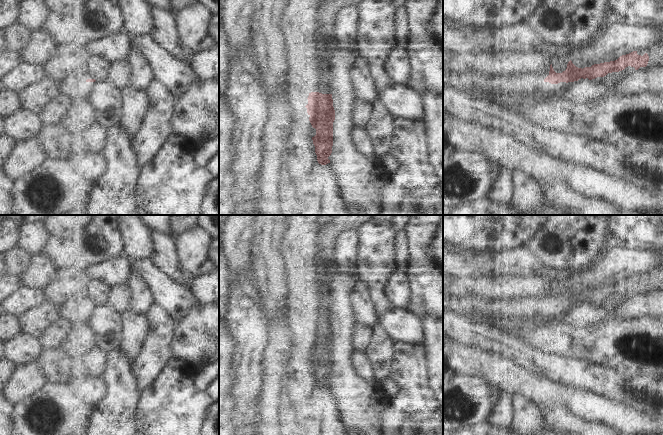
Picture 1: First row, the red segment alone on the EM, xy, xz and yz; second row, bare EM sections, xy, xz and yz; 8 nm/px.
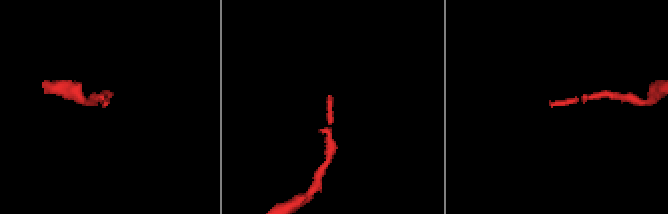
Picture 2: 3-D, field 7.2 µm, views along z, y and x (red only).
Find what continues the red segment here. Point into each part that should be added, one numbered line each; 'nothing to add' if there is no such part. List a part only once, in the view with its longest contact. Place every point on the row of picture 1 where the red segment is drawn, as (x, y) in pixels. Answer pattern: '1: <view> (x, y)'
1: xz (317, 47)

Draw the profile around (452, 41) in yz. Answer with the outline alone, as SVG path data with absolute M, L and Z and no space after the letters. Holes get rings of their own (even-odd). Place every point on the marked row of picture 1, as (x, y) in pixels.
M523 20L513 26L497 30L469 28L465 36L452 29L443 32L443 49L453 52L467 50L477 54L537 52L544 43L546 42L541 27L534 26L530 20Z

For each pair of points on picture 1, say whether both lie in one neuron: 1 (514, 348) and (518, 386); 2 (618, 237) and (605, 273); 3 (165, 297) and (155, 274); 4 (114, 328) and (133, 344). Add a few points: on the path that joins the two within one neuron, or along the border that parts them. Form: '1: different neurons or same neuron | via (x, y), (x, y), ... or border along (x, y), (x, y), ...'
1: different neurons | border along (495, 353), (500, 353), (528, 370), (538, 373)
2: different neurons | border along (608, 246), (638, 250)
3: same neuron | via (165, 291), (164, 287), (157, 280)
4: different neurons | border along (124, 314), (123, 341), (119, 348)

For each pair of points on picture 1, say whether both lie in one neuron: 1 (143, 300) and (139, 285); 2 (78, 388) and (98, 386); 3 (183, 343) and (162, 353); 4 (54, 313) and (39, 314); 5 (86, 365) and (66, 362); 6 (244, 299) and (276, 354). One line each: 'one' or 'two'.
1: one
2: one
3: two
4: one
5: two
6: two

